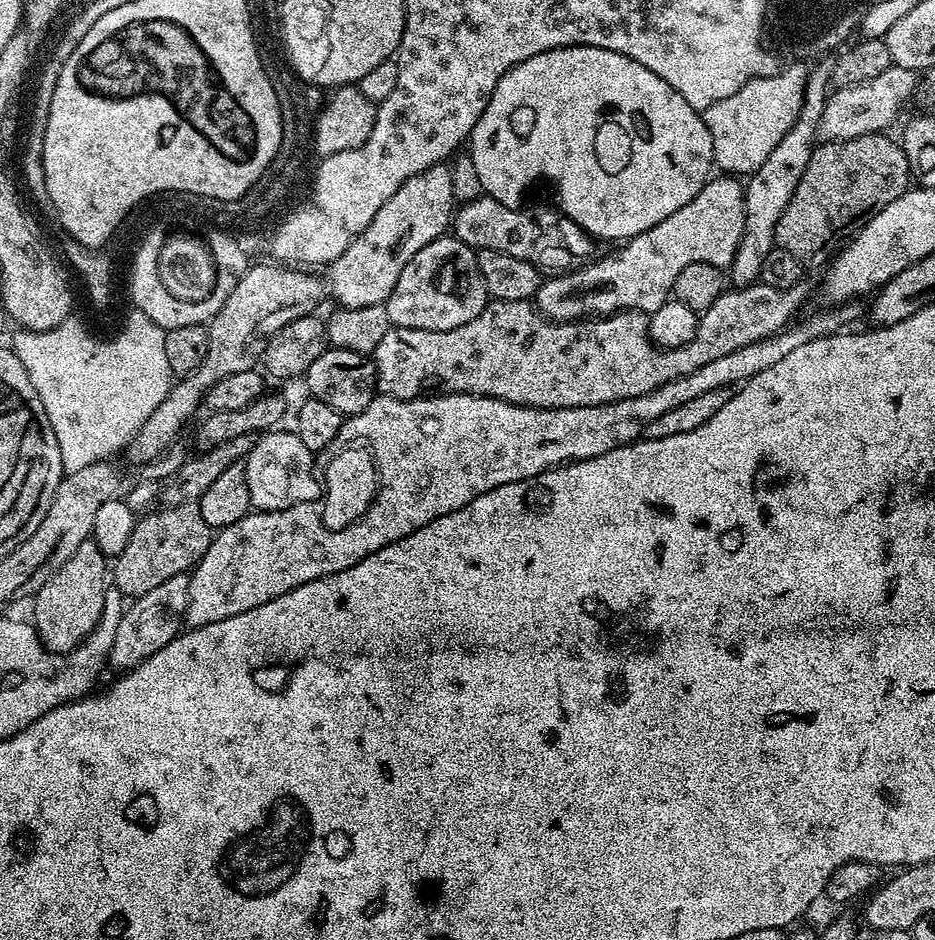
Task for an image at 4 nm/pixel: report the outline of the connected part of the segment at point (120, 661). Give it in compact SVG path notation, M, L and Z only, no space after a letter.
M183 572L174 578L166 578L154 590L146 590L146 594L135 597L125 607L122 622L118 622L118 630L114 634L114 646L110 646L107 663L113 664L116 670L127 670L135 664L146 662L150 654L162 650L175 636L182 631L184 611L188 608L190 596L189 573Z

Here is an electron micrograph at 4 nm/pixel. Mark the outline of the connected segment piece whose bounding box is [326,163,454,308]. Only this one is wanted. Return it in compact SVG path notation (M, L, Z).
M447 163L435 164L414 174L414 178L406 178L406 182L402 182L386 202L382 202L382 210L374 214L370 226L352 239L339 258L327 265L327 291L342 308L384 304L390 298L406 262L410 262L422 246L445 235L453 219L452 170Z

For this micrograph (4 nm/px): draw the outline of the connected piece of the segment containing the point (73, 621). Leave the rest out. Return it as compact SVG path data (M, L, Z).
M88 539L62 562L58 569L43 586L34 593L36 605L32 608L31 623L40 636L40 643L51 652L73 652L98 626L98 618L102 618L104 609L104 593L106 581L110 576L110 568L106 557L100 551L95 539Z

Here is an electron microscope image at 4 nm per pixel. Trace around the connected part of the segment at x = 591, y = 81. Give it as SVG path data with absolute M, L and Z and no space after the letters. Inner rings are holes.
M555 48L542 54L534 54L534 58L526 58L526 62L515 64L494 86L494 94L482 110L482 118L474 126L470 137L470 155L474 162L474 170L478 170L478 182L482 182L485 196L493 196L511 208L517 207L516 188L528 188L535 180L549 180L556 187L556 200L559 211L576 223L583 232L600 240L617 240L623 242L650 230L650 226L658 226L662 218L670 218L674 210L682 210L698 190L702 190L714 172L712 158L712 139L703 115L678 90L670 86L654 70L646 70L642 62L634 62L634 58L626 58L626 54L618 54L614 50L601 48Z

